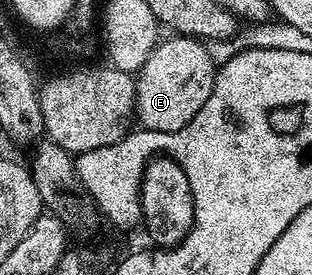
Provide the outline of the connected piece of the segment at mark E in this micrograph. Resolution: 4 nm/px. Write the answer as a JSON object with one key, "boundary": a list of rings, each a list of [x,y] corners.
{"boundary":[[[183,35],[169,38],[169,41],[161,40],[157,44],[139,73],[135,74],[136,121],[145,129],[163,133],[173,133],[186,127],[186,123],[202,111],[202,103],[210,99],[218,68],[210,59],[205,42]]]}

